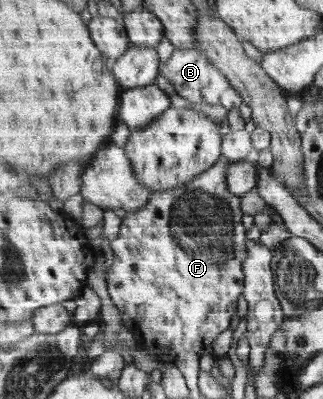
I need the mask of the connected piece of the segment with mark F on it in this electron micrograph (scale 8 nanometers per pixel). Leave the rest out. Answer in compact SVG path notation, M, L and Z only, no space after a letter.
M222 155L212 169L194 181L153 193L145 208L124 214L119 237L110 244L114 253L107 281L110 299L119 309L123 325L135 333L139 346L148 352L159 355L184 349L209 356L217 335L236 322L237 301L246 282L243 262L249 255L249 230L243 221L242 199L230 193L226 183L230 163Z

